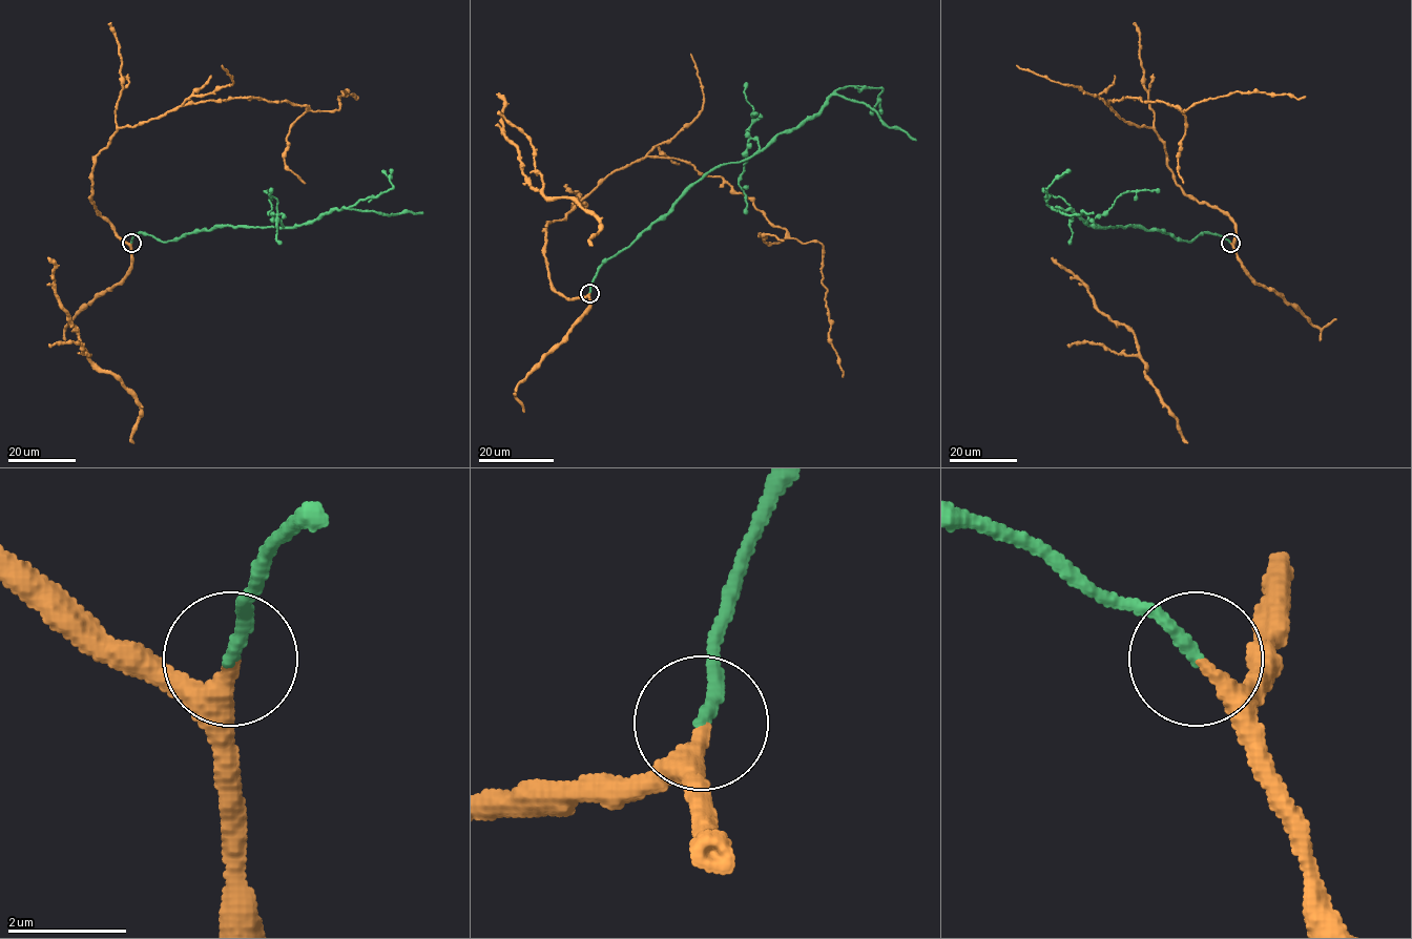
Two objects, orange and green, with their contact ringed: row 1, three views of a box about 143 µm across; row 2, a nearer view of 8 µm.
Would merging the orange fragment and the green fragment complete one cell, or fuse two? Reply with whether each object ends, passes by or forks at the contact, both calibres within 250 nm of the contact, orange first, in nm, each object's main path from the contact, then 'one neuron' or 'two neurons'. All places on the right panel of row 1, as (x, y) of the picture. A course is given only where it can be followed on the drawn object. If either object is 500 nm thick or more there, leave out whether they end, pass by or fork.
orange ends; green ends; calibres 280 and 220 nm; course orange (1230, 243), (1236, 224), (1190, 199), (1159, 137), (1108, 102), (1138, 98), (1185, 111), (1236, 91), (1305, 97); course green (1230, 243), (1203, 232), (1186, 242), (1132, 226), (1092, 227), (1070, 209), (1053, 209), (1067, 214), (1094, 213); one neuron

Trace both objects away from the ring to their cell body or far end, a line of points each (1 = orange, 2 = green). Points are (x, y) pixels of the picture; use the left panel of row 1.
1: (131, 243), (90, 200), (94, 158), (120, 128), (210, 100), (261, 98), (334, 111), (341, 91), (357, 97)
2: (131, 243), (133, 235), (144, 232), (168, 242), (226, 226), (296, 227), (343, 208), (386, 214), (422, 213)

